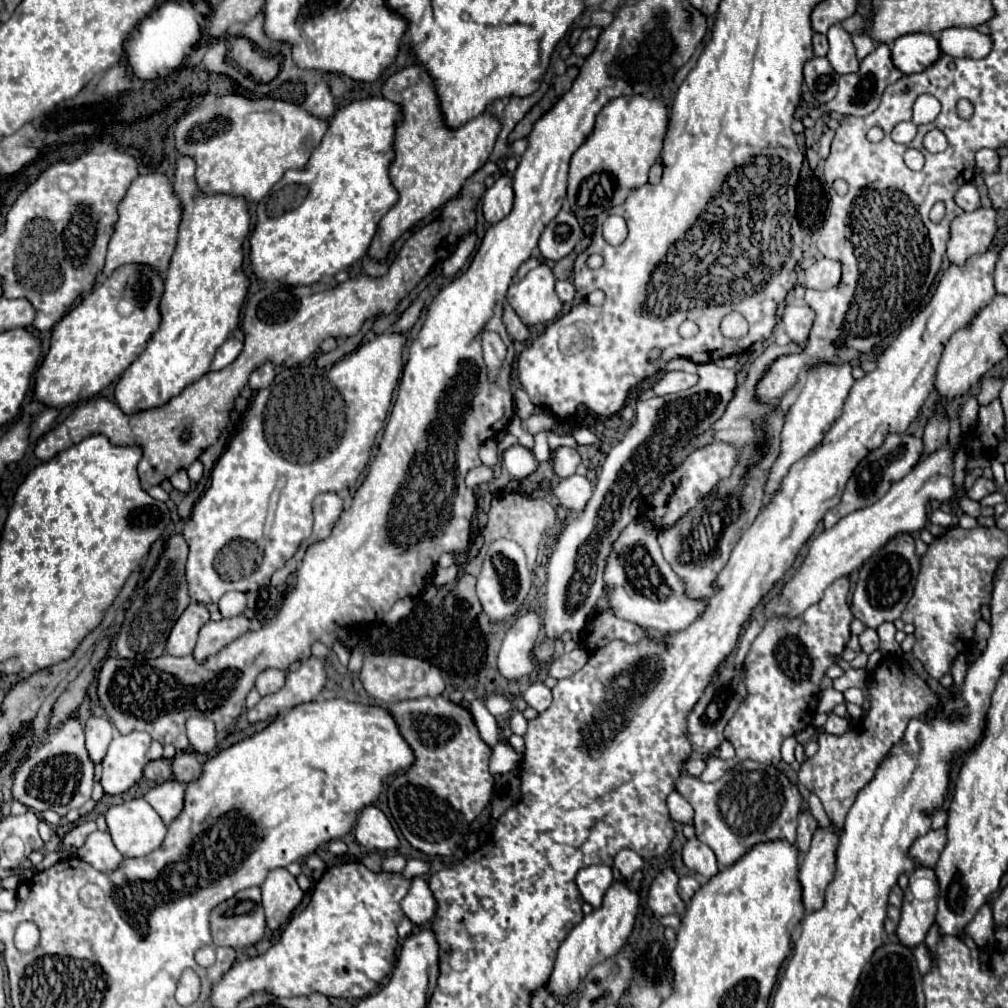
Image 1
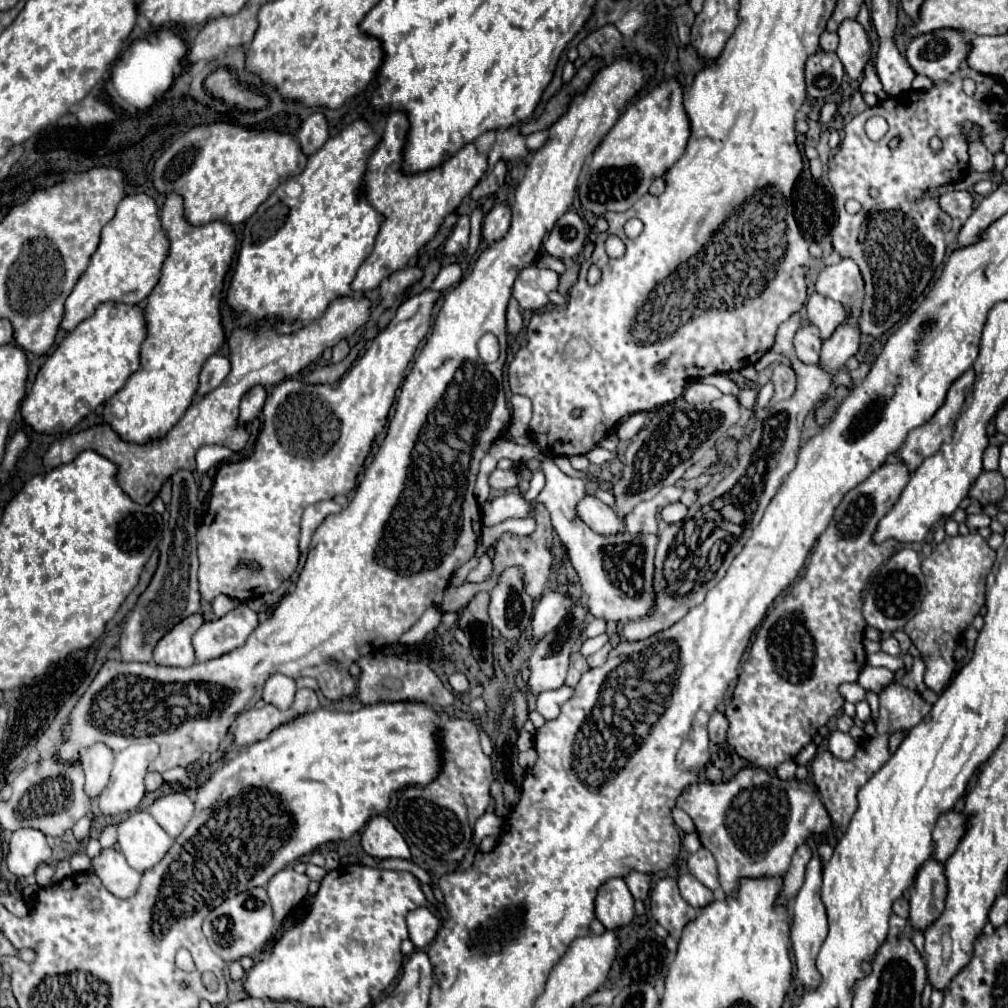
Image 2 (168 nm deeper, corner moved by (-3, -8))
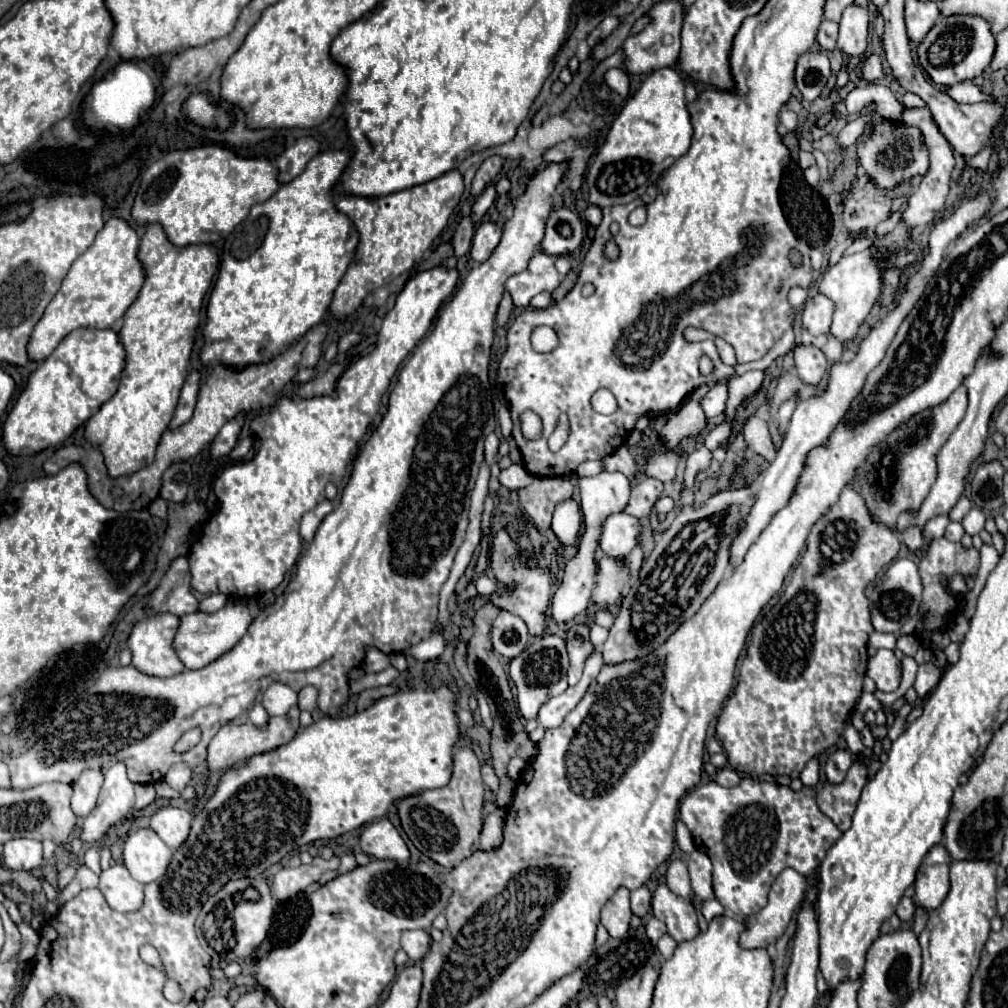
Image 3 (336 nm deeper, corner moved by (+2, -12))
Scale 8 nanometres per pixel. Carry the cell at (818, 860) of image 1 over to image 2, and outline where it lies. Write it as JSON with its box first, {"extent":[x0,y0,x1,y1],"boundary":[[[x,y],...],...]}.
{"extent":[792,855,828,993],"boundary":[[[814,855],[806,867],[806,879],[802,889],[796,895],[794,901],[794,923],[792,923],[792,949],[796,957],[796,969],[798,969],[798,993],[804,993],[806,989],[816,989],[820,985],[820,975],[816,971],[814,959],[820,951],[820,943],[824,941],[824,935],[828,933],[826,923],[826,911],[824,903],[820,899],[820,883],[822,883],[822,859],[820,855]]]}

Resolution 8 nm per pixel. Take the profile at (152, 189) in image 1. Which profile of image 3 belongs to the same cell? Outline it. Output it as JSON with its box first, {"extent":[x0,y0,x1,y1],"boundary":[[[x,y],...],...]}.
{"extent":[27,219,145,360],"boundary":[[[109,219],[99,231],[95,243],[71,265],[61,289],[51,299],[41,319],[35,325],[27,345],[31,360],[47,358],[61,343],[65,335],[79,327],[109,329],[117,319],[125,315],[129,305],[137,299],[137,293],[145,281],[145,271],[137,259],[139,237],[133,227],[123,219]]]}

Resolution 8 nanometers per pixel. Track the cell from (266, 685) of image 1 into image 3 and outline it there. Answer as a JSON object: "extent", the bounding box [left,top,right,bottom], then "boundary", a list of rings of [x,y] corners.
{"extent":[261,683,297,717],"boundary":[[[271,683],[263,693],[261,703],[271,717],[285,715],[293,705],[297,705],[297,693],[283,683]]]}

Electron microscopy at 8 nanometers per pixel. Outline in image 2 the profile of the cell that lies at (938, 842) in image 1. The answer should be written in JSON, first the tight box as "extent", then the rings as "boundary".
{"extent":[932,811,966,863],"boundary":[[[948,811],[938,819],[938,823],[932,831],[936,861],[944,863],[952,855],[960,837],[964,835],[964,825],[966,825],[966,817],[962,813],[954,813],[954,811]]]}

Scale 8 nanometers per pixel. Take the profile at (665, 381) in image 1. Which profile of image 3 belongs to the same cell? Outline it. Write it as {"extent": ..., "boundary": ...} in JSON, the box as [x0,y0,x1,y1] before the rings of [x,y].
{"extent":[701,385,729,417],"boundary":[[[715,385],[709,389],[709,393],[703,397],[701,405],[703,405],[703,411],[707,417],[715,417],[719,413],[725,411],[725,403],[729,399],[729,391],[727,391],[727,385]]]}

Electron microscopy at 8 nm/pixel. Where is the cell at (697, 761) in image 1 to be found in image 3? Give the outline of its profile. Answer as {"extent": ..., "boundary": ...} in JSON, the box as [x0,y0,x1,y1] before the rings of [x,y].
{"extent":[715,767,741,787],"boundary":[[[725,767],[725,769],[719,769],[715,781],[717,781],[721,787],[737,787],[737,785],[739,785],[739,779],[741,779],[741,775],[739,775],[735,769]]]}

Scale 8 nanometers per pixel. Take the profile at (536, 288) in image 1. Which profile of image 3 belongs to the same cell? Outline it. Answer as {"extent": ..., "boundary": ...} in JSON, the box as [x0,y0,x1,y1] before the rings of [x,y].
{"extent":[505,251,559,307],"boundary":[[[535,251],[529,259],[529,267],[507,279],[505,289],[511,293],[517,307],[527,307],[531,297],[541,291],[553,291],[559,287],[559,273],[555,269],[555,259],[543,251]]]}

